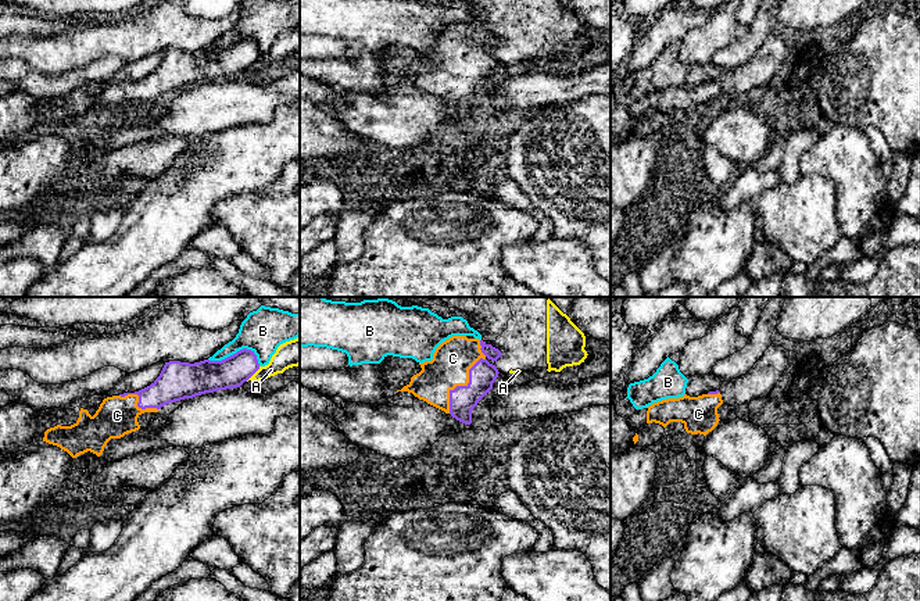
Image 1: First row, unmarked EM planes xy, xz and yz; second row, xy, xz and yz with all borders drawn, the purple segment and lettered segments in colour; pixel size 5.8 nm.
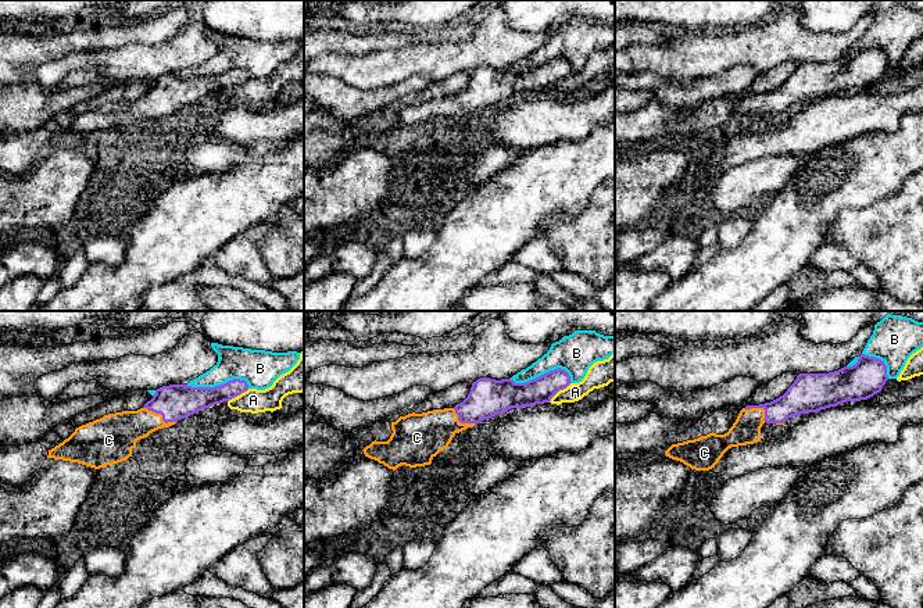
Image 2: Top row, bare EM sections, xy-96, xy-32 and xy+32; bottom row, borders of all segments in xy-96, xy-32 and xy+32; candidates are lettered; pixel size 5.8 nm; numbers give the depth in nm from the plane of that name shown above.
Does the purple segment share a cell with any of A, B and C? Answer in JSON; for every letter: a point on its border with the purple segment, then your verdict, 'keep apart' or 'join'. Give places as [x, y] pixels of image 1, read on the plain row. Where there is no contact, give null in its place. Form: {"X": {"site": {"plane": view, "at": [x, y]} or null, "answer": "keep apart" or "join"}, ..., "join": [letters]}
{"A": {"site": {"plane": "xy", "at": [253, 63]}, "answer": "keep apart"}, "B": {"site": {"plane": "xy", "at": [237, 40]}, "answer": "keep apart"}, "C": {"site": {"plane": "xz", "at": [462, 75]}, "answer": "join"}, "join": ["C"]}

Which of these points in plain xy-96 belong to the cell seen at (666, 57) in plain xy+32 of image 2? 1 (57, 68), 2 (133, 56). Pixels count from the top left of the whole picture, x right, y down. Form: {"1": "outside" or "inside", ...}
{"1": "inside", "2": "inside"}

